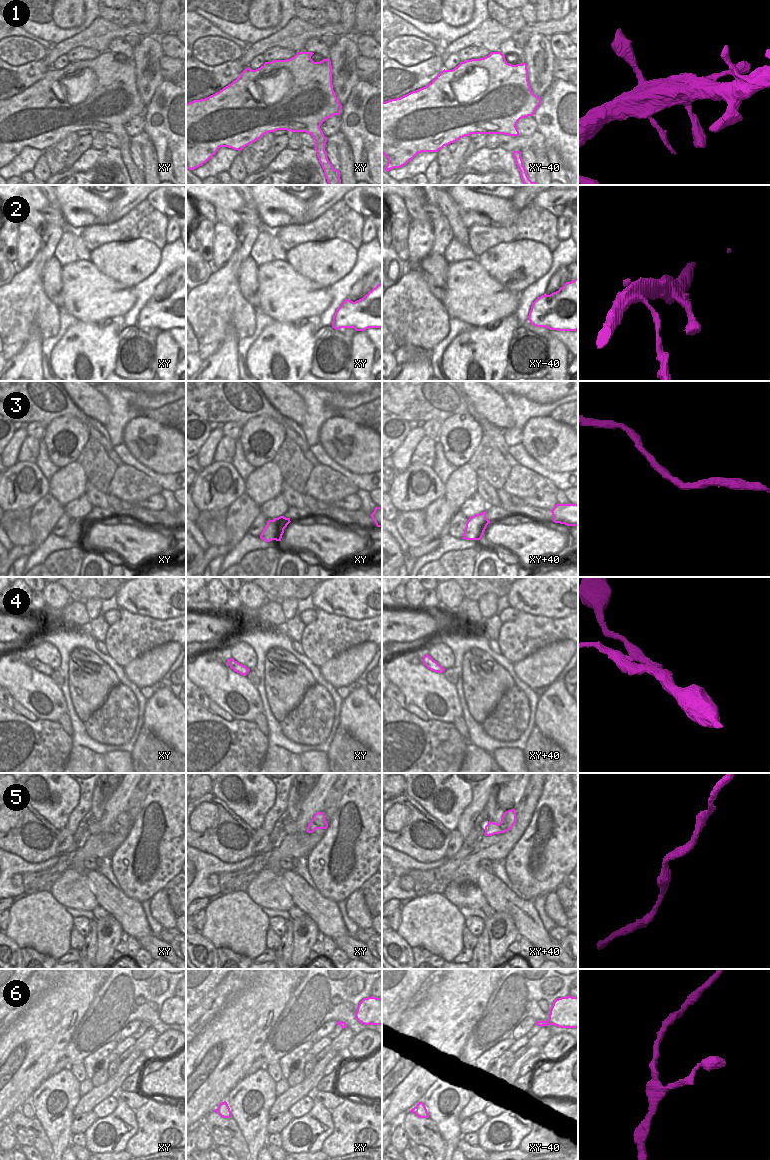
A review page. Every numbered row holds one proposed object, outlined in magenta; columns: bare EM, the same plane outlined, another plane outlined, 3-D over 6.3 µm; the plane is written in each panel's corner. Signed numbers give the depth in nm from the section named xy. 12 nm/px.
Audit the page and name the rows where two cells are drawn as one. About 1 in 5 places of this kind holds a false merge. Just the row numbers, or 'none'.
none

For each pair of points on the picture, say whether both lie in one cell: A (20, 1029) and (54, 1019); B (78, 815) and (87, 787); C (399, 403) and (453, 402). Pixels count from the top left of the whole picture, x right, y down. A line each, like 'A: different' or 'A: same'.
A: same
B: same
C: same

